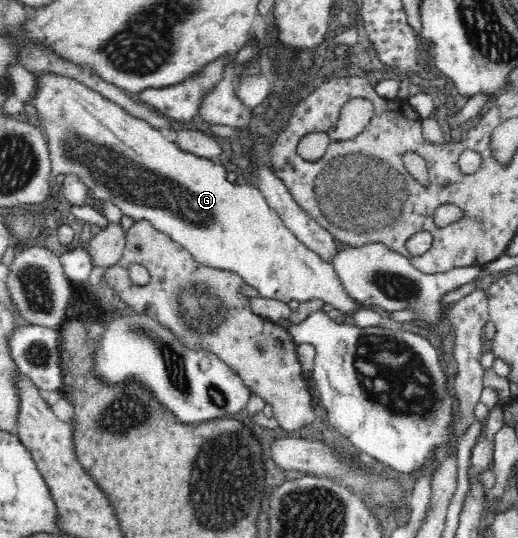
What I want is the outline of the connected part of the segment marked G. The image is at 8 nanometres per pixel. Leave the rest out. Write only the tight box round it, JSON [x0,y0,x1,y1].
[30,70,363,317]

